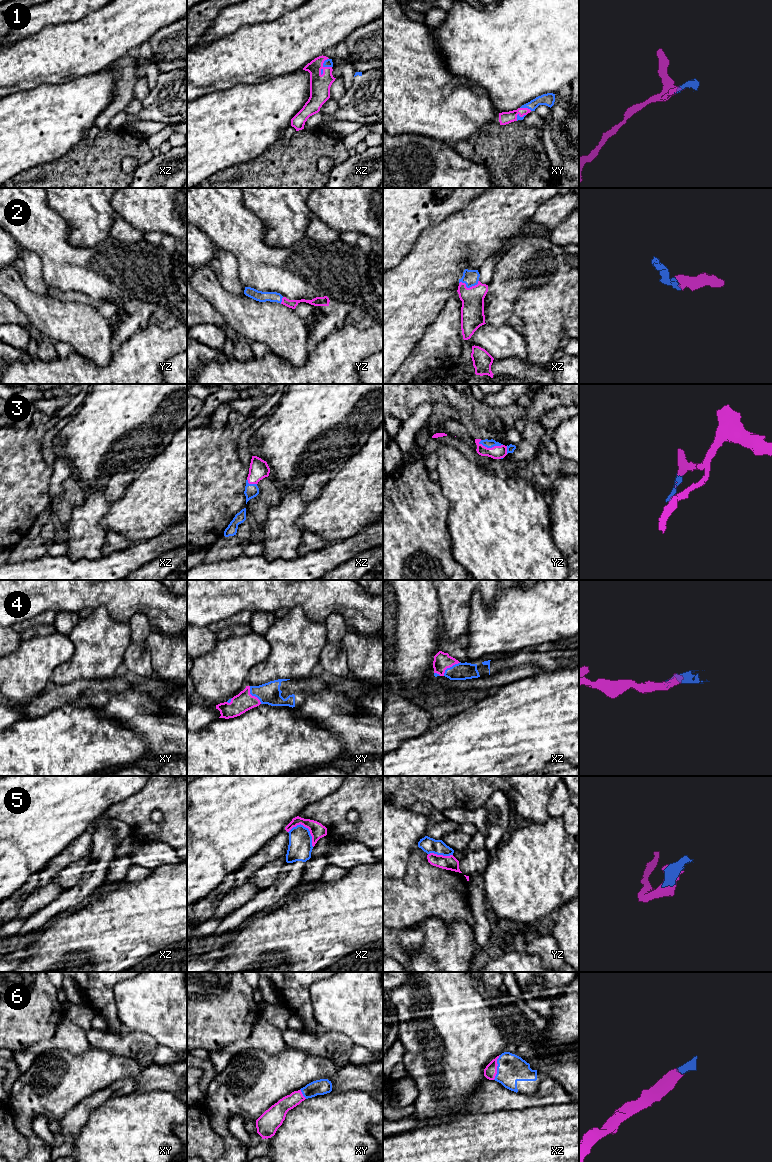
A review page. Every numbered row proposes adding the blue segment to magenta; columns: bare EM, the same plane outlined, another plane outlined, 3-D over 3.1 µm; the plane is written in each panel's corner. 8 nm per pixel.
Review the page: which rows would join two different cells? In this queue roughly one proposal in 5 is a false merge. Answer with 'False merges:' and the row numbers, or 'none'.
False merges: 5

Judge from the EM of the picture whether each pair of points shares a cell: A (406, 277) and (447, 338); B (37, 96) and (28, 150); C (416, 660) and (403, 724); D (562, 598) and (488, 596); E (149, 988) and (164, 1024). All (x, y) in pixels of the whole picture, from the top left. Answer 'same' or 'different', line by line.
A: different
B: same
C: different
D: different
E: same

